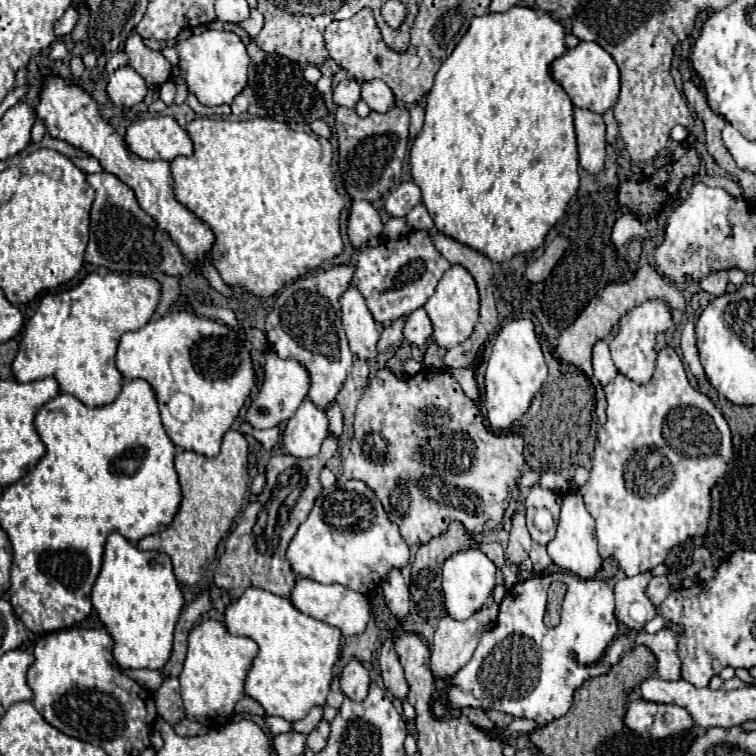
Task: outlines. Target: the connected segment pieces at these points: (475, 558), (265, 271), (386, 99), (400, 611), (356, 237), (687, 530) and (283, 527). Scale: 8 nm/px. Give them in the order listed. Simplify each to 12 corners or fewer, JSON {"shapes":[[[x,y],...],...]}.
{"shapes":[[[479,549],[443,563],[443,597],[453,619],[479,611],[497,567]],[[193,119],[175,197],[271,297],[343,253],[327,139]],[[383,81],[361,85],[363,101],[377,113],[395,105],[393,91]],[[391,569],[381,583],[389,611],[409,615],[409,591],[401,571]],[[353,201],[347,229],[357,249],[381,235],[383,221],[369,201]],[[673,347],[617,375],[579,489],[627,577],[707,533],[733,459]],[[337,451],[273,455],[267,485],[231,531],[213,581],[289,597],[287,545]]]}

